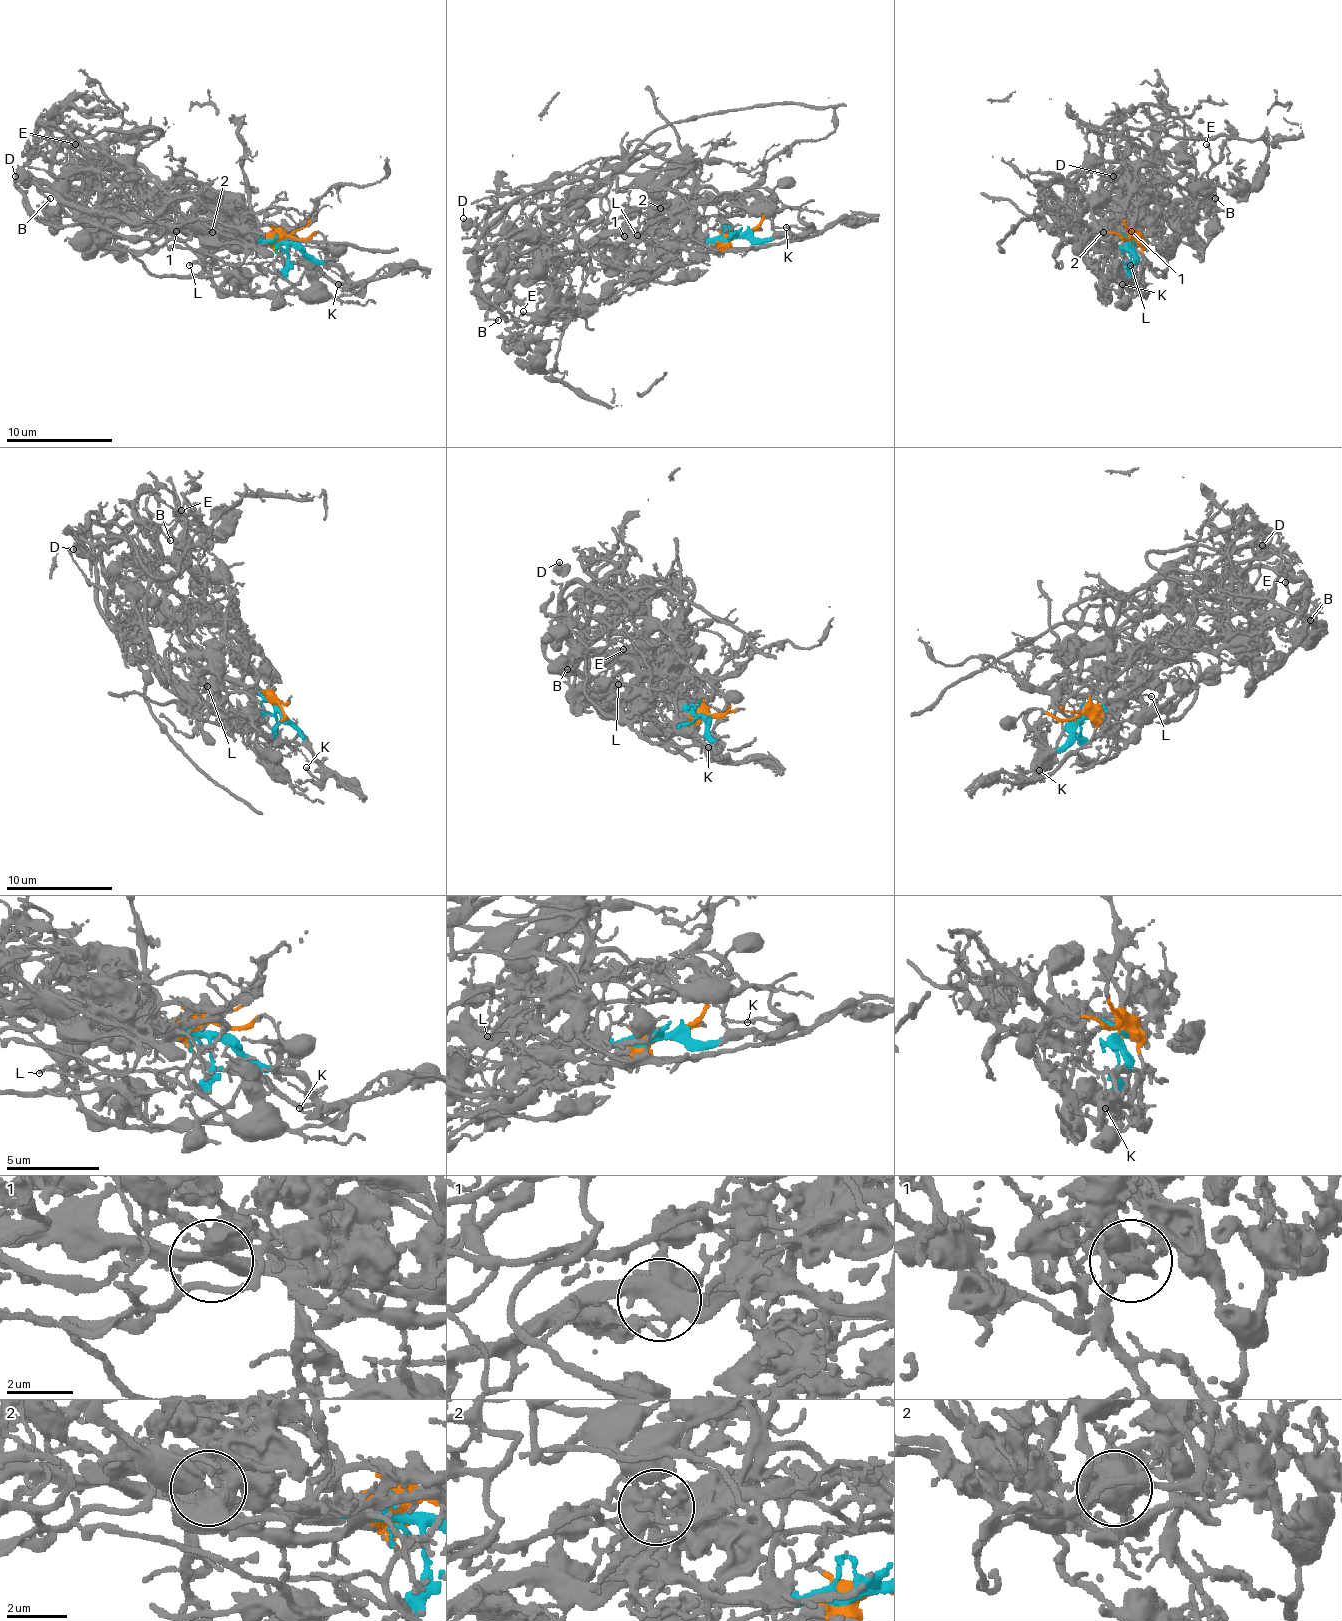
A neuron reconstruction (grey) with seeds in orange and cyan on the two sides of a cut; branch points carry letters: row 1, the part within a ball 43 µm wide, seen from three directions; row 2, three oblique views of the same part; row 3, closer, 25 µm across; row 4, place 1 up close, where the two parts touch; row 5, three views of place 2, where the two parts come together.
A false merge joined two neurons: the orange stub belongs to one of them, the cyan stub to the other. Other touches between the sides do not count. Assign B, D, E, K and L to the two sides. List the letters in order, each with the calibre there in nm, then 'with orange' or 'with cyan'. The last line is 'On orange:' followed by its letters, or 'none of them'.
B: 150 nm thick; with cyan
D: 600 nm thick; with orange
E: 140 nm thick; with orange
K: 150 nm thick; with cyan
L: 110 nm thick; with cyan
On orange: D, E

